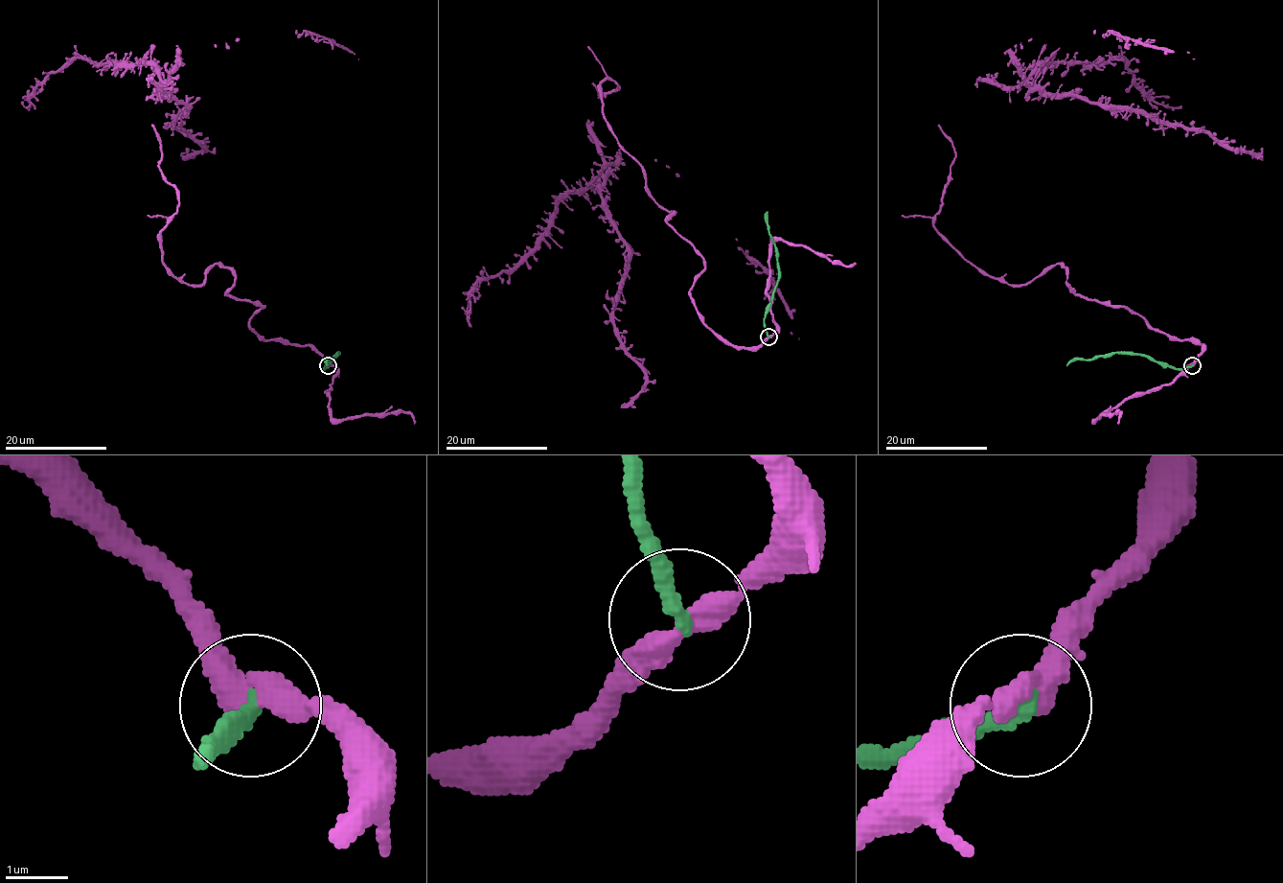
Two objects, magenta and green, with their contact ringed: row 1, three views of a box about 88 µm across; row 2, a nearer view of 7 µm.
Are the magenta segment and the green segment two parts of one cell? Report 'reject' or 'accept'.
reject

